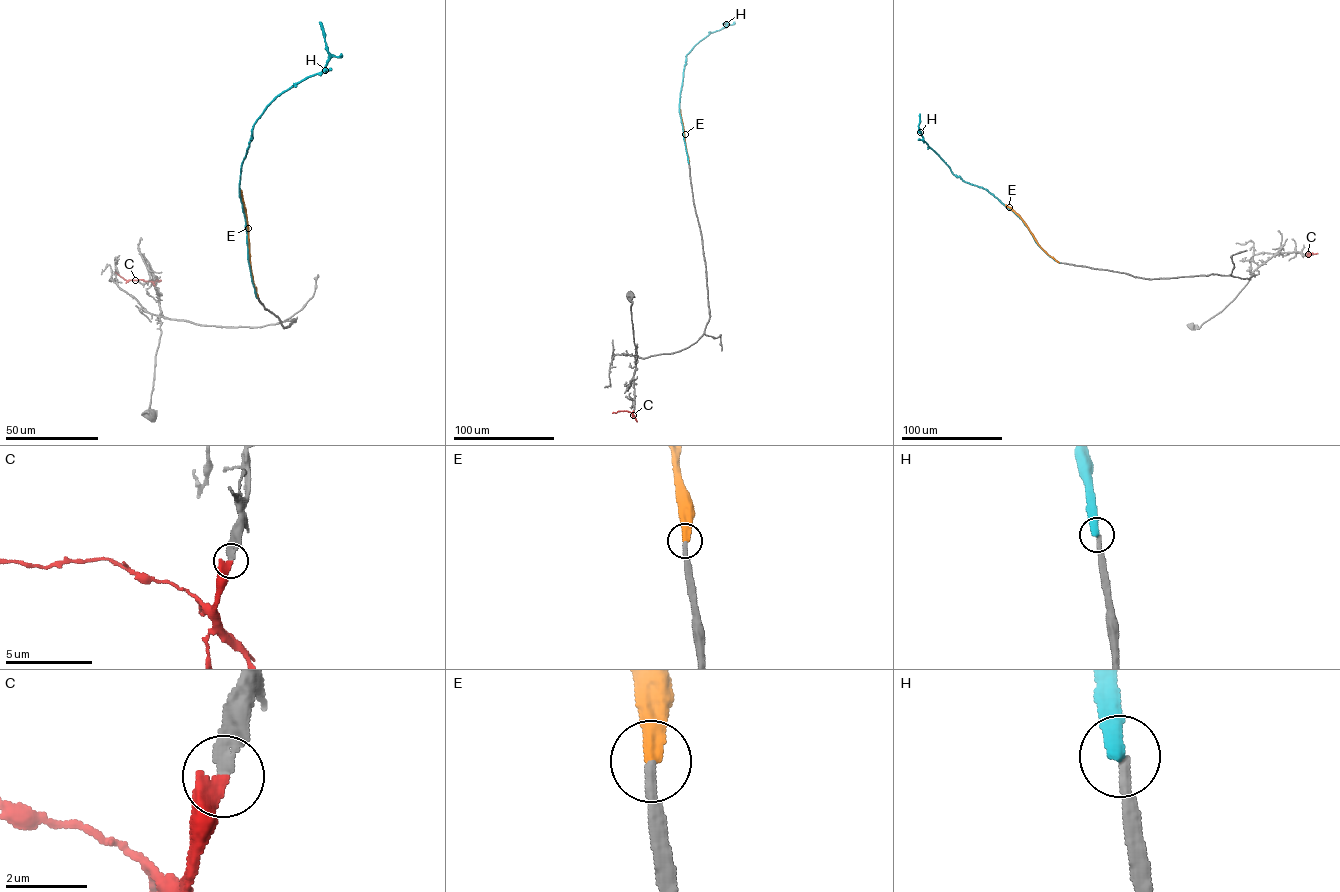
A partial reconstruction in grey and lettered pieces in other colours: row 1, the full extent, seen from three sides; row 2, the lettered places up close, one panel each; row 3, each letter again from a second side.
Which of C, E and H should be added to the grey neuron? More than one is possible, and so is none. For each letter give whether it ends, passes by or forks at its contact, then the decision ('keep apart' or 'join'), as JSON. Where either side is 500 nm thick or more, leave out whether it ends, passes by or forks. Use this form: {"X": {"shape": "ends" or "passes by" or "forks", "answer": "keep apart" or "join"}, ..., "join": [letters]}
{"C": {"shape": "ends", "answer": "join"}, "E": {"shape": "ends", "answer": "join"}, "H": {"shape": "ends", "answer": "keep apart"}, "join": ["C", "E"]}

